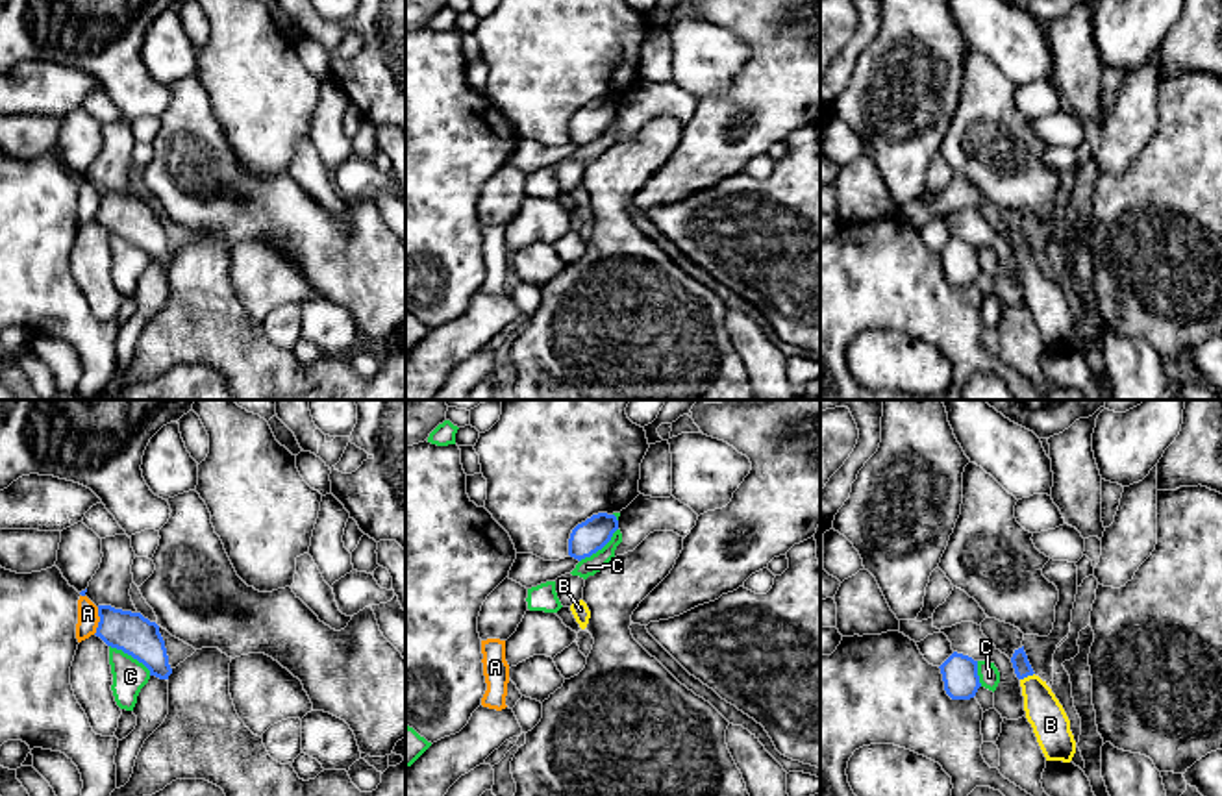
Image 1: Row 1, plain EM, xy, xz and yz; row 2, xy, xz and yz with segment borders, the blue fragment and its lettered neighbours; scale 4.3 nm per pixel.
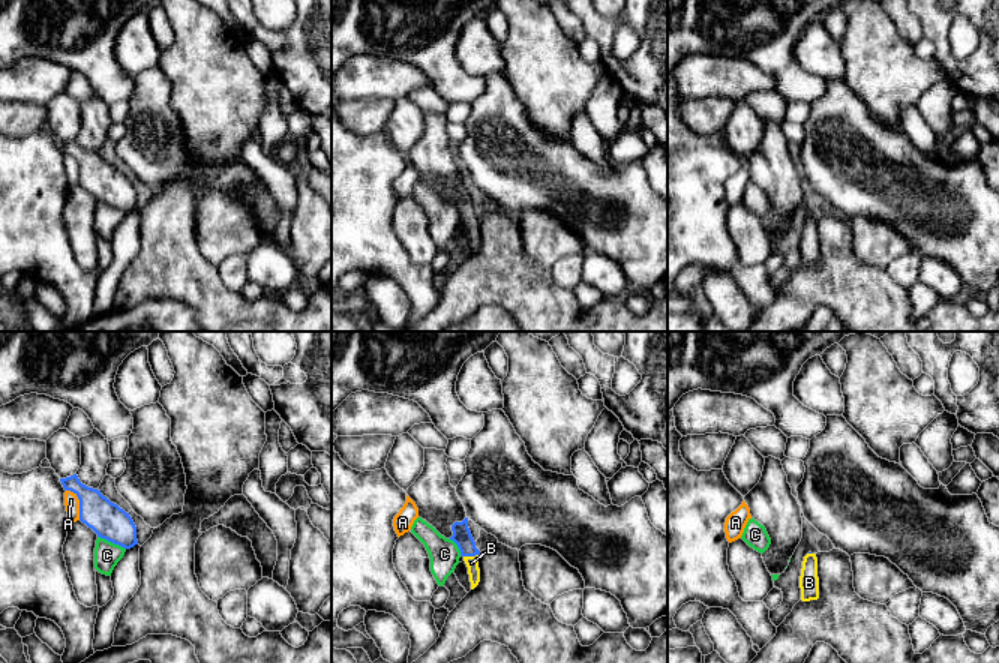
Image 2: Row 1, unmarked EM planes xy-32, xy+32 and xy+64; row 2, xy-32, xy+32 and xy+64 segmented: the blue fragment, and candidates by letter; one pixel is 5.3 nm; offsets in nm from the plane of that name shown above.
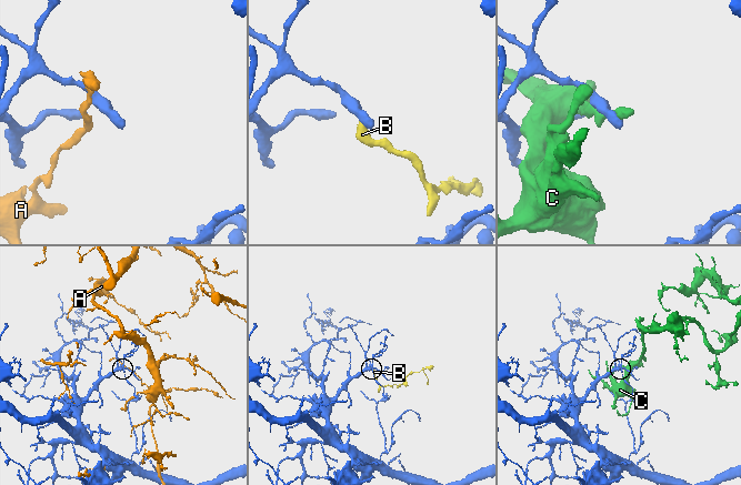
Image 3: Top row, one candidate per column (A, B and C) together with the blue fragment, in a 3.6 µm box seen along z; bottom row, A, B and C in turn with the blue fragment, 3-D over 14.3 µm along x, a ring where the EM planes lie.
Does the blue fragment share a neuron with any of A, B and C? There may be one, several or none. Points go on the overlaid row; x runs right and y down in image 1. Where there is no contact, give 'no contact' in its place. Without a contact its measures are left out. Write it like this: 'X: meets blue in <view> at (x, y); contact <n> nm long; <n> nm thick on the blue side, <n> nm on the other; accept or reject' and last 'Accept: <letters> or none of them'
A: meets blue in xy at (100, 621); contact 120 nm long; 180 nm thick on the blue side, 100 nm on the other; reject
B: meets blue in yz at (1026, 676); contact 70 nm long; 80 nm thick on the blue side, 160 nm on the other; accept
C: meets blue in xy at (132, 656); contact 220 nm long; 180 nm thick on the blue side, 150 nm on the other; reject
Accept: B

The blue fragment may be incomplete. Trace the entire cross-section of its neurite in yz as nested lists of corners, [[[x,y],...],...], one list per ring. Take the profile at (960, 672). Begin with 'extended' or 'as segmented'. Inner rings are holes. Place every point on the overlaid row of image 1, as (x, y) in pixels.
as segmented; [[[954,652],[941,666],[944,690],[952,700],[970,700],[981,687],[978,661]]]

